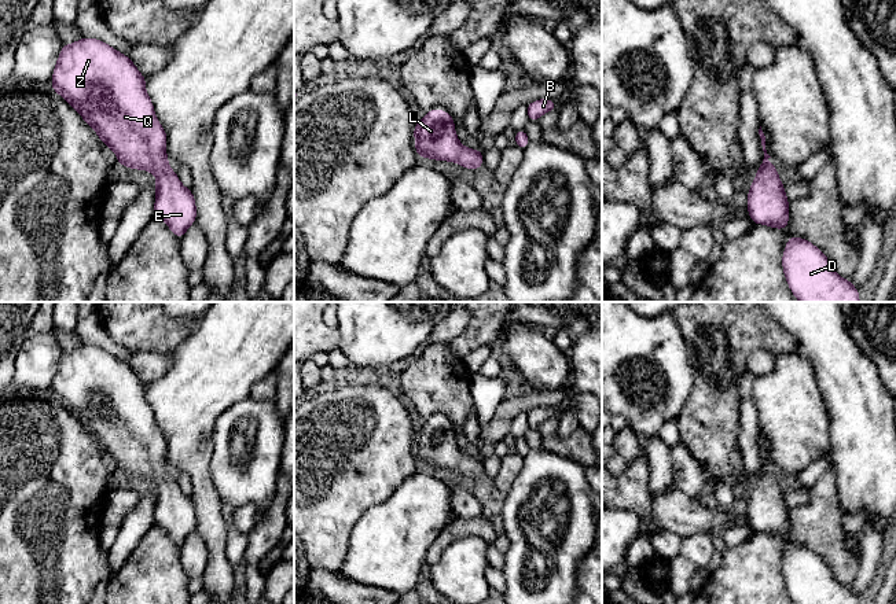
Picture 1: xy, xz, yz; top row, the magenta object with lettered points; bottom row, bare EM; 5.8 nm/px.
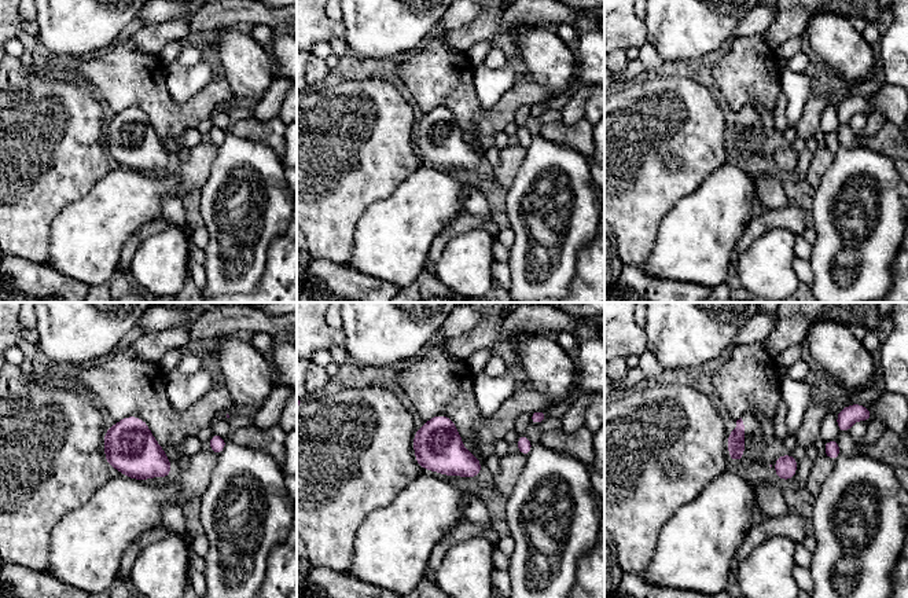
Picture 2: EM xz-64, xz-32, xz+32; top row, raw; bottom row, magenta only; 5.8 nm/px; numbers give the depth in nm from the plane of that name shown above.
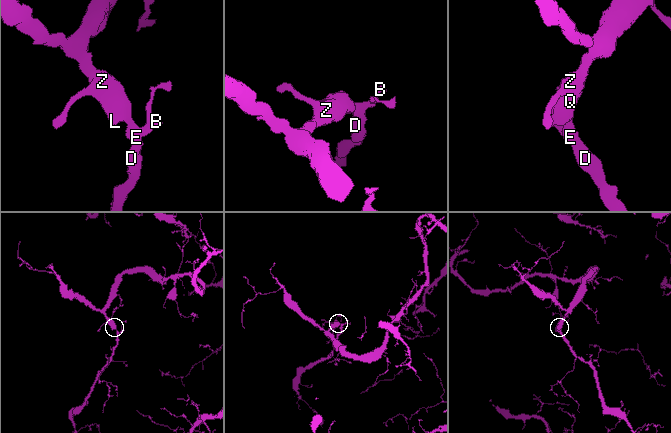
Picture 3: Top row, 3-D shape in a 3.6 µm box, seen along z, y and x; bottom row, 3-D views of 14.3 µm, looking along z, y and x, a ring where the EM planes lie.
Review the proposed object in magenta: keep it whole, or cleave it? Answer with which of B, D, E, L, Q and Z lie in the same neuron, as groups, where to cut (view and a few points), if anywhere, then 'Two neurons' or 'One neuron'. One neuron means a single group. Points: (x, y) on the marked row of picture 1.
Groups: B D E L Q Z. No split. One neuron

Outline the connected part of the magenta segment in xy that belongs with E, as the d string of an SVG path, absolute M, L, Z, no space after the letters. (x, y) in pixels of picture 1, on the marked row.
M82 37L73 44L63 44L52 73L52 85L82 119L96 130L104 146L117 155L118 165L148 170L157 177L154 217L166 222L180 240L195 222L195 198L170 169L166 155L166 132L158 122L151 99L146 92L146 77L133 62L109 44Z

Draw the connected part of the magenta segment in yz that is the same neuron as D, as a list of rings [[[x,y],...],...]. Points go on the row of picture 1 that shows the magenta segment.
[[[787,236],[782,266],[800,302],[860,302],[859,290],[838,276],[827,257],[807,239]]]

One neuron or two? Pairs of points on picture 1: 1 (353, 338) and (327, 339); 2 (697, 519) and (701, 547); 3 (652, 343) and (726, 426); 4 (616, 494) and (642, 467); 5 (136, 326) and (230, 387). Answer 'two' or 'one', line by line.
1: two
2: two
3: two
4: one
5: two

